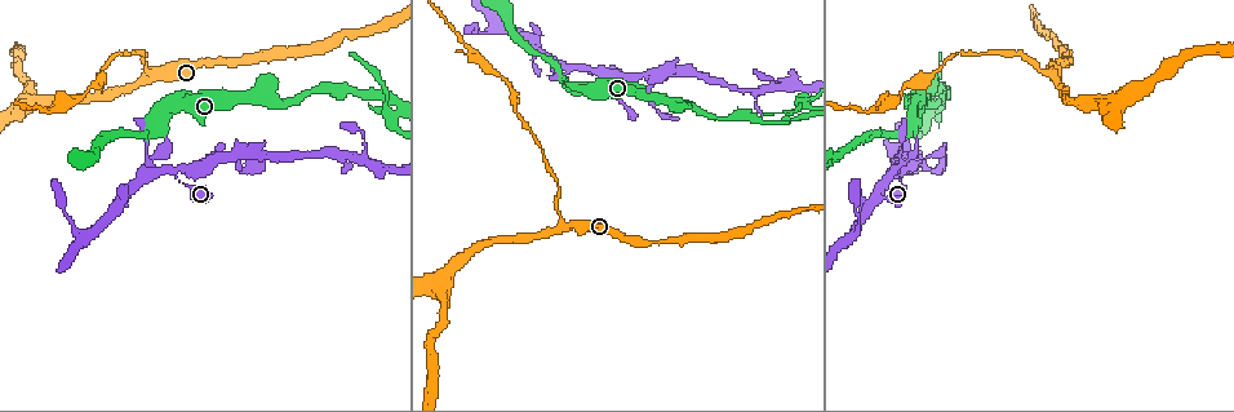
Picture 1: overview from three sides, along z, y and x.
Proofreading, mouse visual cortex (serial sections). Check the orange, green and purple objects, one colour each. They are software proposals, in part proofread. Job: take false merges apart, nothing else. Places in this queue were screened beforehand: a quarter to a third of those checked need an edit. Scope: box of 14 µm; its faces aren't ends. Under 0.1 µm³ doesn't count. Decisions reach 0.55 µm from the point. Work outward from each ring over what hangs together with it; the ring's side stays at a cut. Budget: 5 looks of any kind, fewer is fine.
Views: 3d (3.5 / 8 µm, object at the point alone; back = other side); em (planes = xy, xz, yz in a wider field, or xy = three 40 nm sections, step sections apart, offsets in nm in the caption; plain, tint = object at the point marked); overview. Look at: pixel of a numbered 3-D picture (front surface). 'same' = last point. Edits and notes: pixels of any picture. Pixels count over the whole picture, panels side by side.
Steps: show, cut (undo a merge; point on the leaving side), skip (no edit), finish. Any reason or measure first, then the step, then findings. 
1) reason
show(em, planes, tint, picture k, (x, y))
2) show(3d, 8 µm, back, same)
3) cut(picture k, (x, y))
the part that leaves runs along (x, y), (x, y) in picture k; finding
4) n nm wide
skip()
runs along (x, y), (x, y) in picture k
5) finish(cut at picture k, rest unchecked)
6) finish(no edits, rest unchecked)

thin arm on a thick one
show(3d, 3.5 µm, back, picture 1, (176, 173))

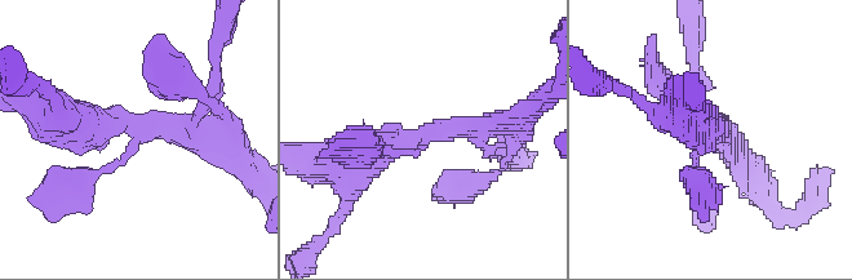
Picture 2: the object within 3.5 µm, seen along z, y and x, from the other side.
skip()
runs along (697, 182), (693, 155), (714, 127), (680, 115) in picture 2; all the same cell

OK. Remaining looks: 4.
abrupt turn
show(3d, 3.5 µm, picture 1, (151, 72))

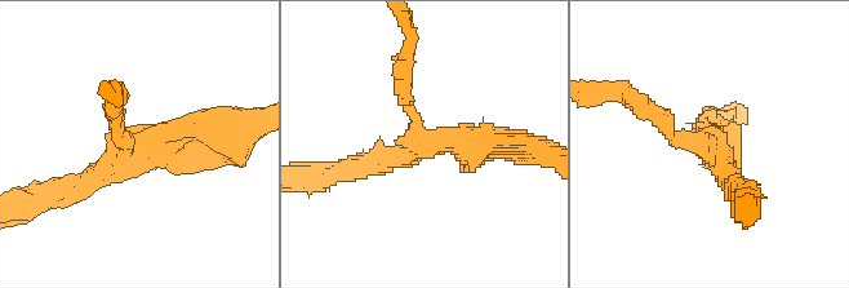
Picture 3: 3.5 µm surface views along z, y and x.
arms of 200, 300, 300 nm
skip()
runs along (216, 137), (133, 141), (70, 189) in picture 3; one cell here

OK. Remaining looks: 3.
finish(no edits, rest unchecked)

